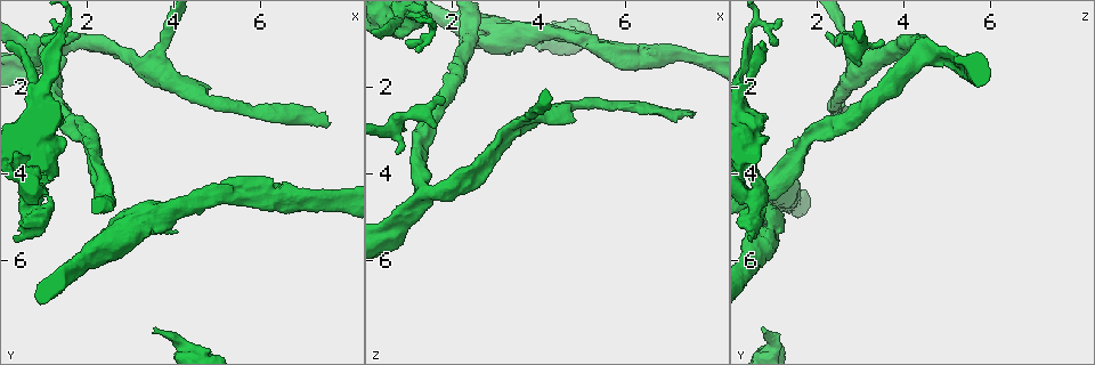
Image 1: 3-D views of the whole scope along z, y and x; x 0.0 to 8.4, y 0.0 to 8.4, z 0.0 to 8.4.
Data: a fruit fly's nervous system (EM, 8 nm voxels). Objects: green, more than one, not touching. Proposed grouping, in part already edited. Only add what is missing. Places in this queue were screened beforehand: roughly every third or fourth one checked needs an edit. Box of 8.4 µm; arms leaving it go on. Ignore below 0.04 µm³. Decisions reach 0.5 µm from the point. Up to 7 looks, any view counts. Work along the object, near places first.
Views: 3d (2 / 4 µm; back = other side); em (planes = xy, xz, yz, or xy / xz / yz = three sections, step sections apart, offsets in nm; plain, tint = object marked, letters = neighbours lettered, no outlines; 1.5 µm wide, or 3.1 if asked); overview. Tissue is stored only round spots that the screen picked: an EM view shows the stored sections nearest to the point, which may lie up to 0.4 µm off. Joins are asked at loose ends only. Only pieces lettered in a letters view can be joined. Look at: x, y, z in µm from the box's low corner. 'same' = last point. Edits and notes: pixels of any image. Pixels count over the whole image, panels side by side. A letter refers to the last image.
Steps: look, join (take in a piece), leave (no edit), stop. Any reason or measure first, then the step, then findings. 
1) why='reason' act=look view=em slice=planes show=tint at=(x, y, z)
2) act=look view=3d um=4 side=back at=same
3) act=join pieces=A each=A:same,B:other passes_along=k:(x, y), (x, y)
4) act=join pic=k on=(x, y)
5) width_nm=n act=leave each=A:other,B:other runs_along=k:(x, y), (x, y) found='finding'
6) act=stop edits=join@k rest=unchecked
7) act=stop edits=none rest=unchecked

why='branch stops here' act=look view=em slice=planes show=letters at=(3.50, 7.65, 0.80)

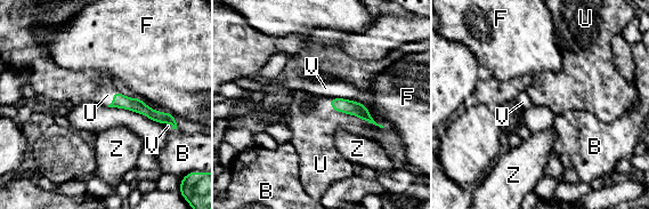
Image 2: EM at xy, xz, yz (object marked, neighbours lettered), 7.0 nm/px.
act=join pieces=U each=B:other,F:other,U:same,V:other,Z:other found='the neuron continues'

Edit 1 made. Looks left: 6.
why='an open end' act=look view=em slice=yz step=8 show=letters at=(2.75, 1.25, 4.15)

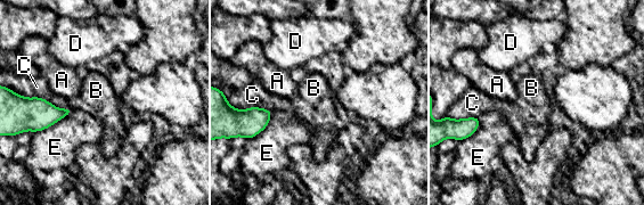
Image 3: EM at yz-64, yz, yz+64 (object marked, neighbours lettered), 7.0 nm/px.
why='another direction' act=look view=em slice=planes show=letters at=same

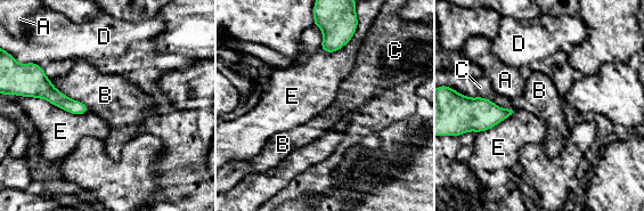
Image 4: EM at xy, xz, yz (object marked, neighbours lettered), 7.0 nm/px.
act=leave each=A:other,B:other,C:other,D:other,E:other border=4:(50, 81), (90, 110) found='none of them fits'

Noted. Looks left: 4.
why='branch stops here' act=look view=3d um=2 side=back at=(1.85, 0.85, 2.30)

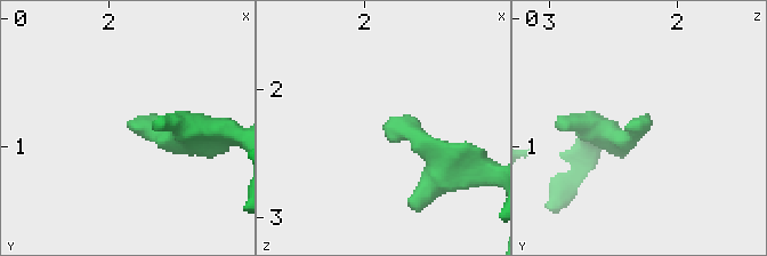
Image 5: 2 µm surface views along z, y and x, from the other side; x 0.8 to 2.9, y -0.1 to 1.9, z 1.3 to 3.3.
act=look view=em slice=planes show=letters at=(1.86, 0.80, 2.32)

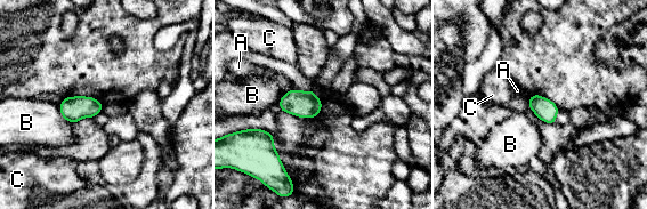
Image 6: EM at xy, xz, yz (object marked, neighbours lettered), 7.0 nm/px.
act=leave each=A:other,B:other,C:other border=6:(58, 105), (61, 115), (74, 123) found='no lettered piece goes on from it'

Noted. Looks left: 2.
act=stop edits=join@2 rest=unchecked

